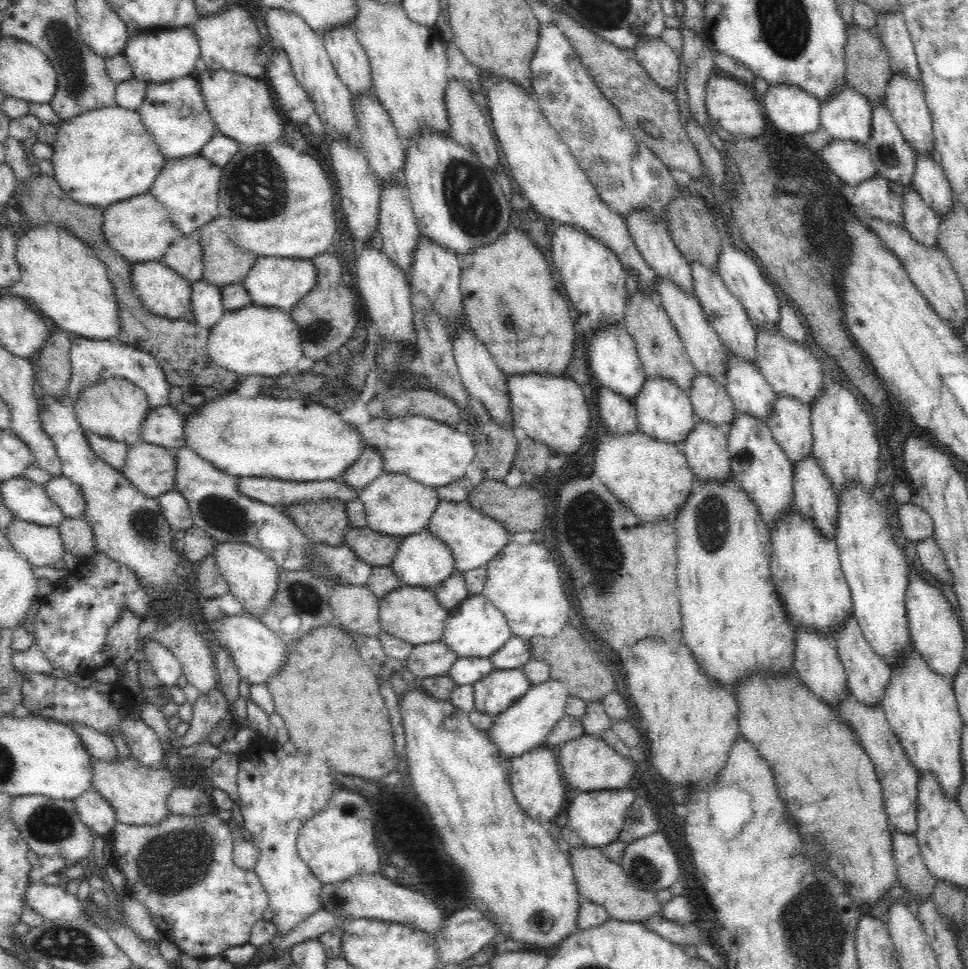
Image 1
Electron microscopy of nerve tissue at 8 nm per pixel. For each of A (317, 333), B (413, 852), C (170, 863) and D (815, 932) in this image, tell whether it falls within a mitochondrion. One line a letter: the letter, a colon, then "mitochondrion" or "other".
A: mitochondrion
B: other
C: mitochondrion
D: mitochondrion

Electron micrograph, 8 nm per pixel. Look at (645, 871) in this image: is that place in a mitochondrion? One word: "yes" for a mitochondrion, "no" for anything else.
yes

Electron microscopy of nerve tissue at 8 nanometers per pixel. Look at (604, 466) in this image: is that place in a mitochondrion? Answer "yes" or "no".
no

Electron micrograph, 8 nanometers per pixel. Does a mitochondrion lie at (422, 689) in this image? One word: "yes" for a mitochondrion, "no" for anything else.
no

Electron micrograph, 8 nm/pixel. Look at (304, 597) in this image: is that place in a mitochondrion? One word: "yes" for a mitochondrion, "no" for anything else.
yes

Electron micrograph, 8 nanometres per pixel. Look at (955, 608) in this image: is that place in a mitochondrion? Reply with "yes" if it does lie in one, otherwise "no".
no

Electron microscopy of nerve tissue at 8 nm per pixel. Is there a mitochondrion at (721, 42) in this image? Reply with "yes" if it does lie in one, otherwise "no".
no

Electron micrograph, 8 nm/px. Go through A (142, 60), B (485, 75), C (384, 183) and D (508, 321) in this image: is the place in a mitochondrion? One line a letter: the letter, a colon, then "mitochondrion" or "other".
A: other
B: other
C: other
D: mitochondrion

